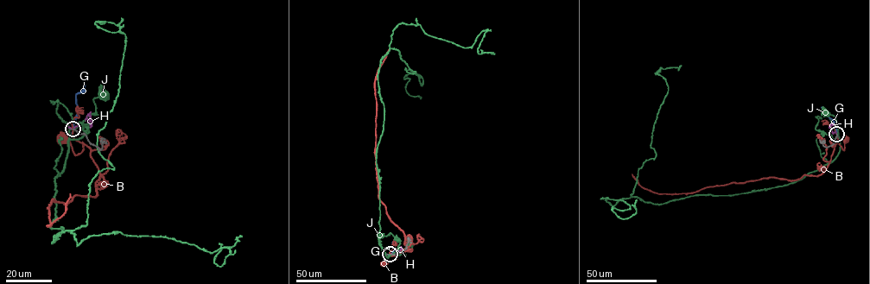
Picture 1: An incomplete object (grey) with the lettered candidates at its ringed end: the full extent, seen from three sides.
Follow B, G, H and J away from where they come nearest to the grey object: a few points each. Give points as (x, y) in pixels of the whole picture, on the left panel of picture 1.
B: (73, 129), (73, 136), (82, 144), (83, 150), (80, 153), (75, 154), (71, 145), (62, 138)
G: (73, 129), (77, 110), (76, 95), (85, 85)
H: (73, 129), (90, 125), (92, 122), (86, 116), (90, 114)
J: (73, 129), (69, 130), (70, 135), (95, 111), (93, 99), (104, 95)

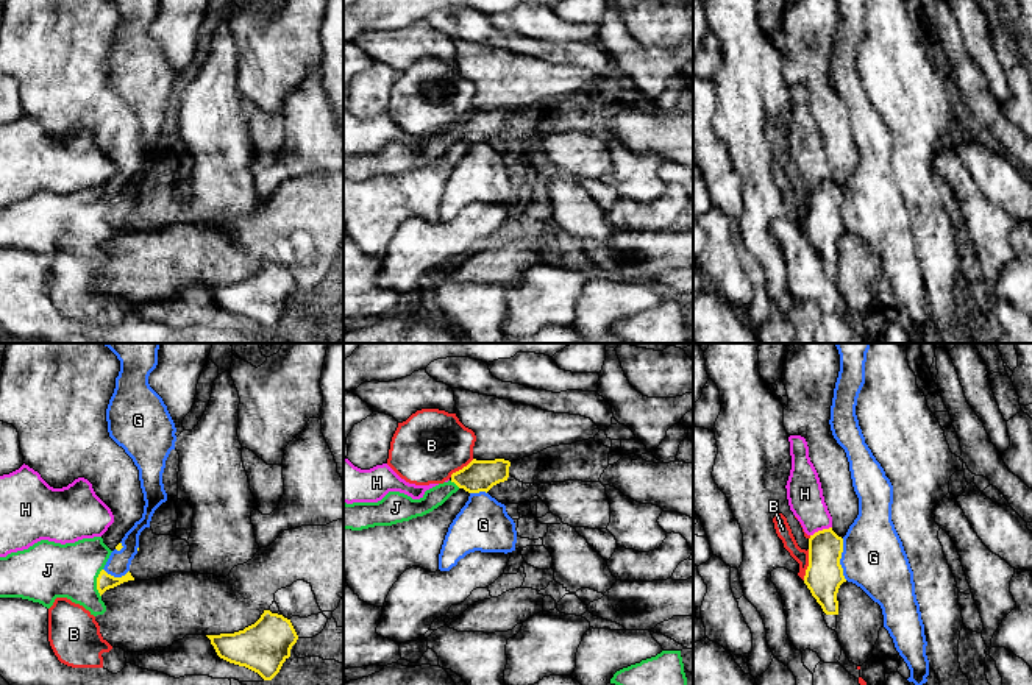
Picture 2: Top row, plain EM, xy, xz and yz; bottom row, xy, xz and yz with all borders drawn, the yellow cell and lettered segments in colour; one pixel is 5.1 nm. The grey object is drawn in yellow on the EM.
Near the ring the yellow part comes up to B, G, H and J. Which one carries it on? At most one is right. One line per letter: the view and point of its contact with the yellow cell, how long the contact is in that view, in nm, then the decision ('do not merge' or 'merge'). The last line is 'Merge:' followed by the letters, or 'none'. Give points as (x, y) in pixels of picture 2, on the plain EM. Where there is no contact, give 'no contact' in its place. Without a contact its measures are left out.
B: yz (809, 216) | 160 nm | do not merge
G: yz (840, 208) | 220 nm | do not merge
H: yz (820, 181) | 120 nm | do not merge
J: xy (97, 233) | 150 nm | merge
Merge: J

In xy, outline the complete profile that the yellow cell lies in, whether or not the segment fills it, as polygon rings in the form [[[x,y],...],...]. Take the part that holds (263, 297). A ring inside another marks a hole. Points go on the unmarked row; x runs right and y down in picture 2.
[[[270,261],[244,281],[206,287],[220,309],[251,320],[264,331],[279,323],[298,290],[290,270]]]

